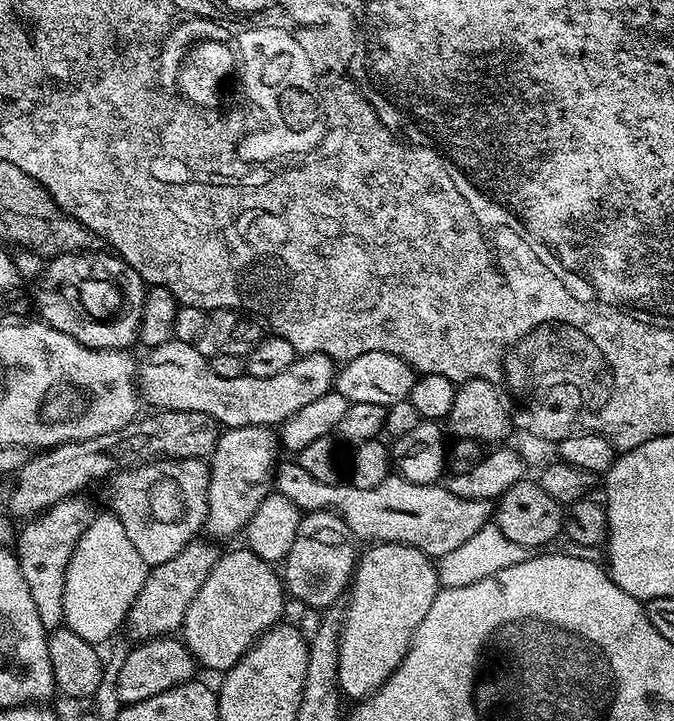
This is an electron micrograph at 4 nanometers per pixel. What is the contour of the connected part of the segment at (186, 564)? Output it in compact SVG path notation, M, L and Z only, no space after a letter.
M192 540L174 558L170 558L169 562L153 565L149 569L142 590L126 617L126 626L129 626L131 634L136 637L134 639L144 642L156 636L169 635L183 625L190 602L220 557L219 550L202 540Z

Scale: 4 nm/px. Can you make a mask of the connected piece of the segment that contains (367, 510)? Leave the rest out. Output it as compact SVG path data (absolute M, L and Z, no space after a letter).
M298 462L283 464L274 472L275 491L290 498L290 502L305 513L324 509L335 512L357 541L405 544L422 550L427 556L439 558L474 538L474 534L486 527L494 516L493 501L467 500L455 496L447 486L440 484L415 484L405 476L390 474L386 482L374 486L374 490L358 490L350 482L318 482L318 478L310 478Z

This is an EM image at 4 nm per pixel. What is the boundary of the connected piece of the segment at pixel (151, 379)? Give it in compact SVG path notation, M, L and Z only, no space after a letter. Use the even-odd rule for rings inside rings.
M175 338L157 348L147 349L146 355L148 357L144 361L141 359L138 364L138 392L147 403L149 400L153 404L153 409L210 414L210 418L214 418L217 424L225 429L248 426L272 428L283 425L285 420L302 410L302 406L307 406L327 392L333 391L338 371L337 365L326 354L309 352L297 355L295 362L286 366L286 370L272 375L271 378L254 378L247 374L238 378L221 378L220 375L214 374L211 359L202 355L195 344L187 344Z

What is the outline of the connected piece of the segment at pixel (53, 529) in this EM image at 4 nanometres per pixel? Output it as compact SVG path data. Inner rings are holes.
M77 494L67 496L64 500L59 500L57 504L50 506L29 519L24 529L19 529L14 540L14 551L16 560L22 570L22 578L26 578L26 587L30 589L30 598L34 598L34 607L38 610L38 618L42 621L45 630L53 630L64 624L64 595L66 594L66 574L64 569L68 567L72 551L76 549L76 544L80 541L80 535L92 525L94 511L92 504L87 500L87 495Z

